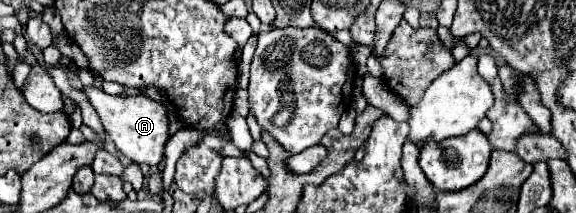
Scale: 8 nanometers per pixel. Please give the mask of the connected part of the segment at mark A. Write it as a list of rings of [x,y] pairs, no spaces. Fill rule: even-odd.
[[[87,87],[83,91],[89,97],[95,111],[99,113],[105,133],[125,157],[129,157],[135,163],[147,163],[149,167],[157,167],[163,161],[163,149],[171,135],[169,135],[167,111],[161,103],[147,99],[143,95],[137,95],[137,97],[109,95],[97,87]]]

